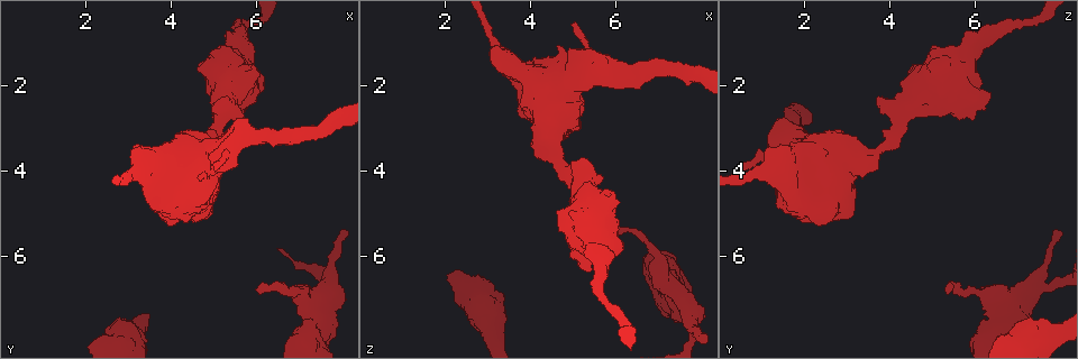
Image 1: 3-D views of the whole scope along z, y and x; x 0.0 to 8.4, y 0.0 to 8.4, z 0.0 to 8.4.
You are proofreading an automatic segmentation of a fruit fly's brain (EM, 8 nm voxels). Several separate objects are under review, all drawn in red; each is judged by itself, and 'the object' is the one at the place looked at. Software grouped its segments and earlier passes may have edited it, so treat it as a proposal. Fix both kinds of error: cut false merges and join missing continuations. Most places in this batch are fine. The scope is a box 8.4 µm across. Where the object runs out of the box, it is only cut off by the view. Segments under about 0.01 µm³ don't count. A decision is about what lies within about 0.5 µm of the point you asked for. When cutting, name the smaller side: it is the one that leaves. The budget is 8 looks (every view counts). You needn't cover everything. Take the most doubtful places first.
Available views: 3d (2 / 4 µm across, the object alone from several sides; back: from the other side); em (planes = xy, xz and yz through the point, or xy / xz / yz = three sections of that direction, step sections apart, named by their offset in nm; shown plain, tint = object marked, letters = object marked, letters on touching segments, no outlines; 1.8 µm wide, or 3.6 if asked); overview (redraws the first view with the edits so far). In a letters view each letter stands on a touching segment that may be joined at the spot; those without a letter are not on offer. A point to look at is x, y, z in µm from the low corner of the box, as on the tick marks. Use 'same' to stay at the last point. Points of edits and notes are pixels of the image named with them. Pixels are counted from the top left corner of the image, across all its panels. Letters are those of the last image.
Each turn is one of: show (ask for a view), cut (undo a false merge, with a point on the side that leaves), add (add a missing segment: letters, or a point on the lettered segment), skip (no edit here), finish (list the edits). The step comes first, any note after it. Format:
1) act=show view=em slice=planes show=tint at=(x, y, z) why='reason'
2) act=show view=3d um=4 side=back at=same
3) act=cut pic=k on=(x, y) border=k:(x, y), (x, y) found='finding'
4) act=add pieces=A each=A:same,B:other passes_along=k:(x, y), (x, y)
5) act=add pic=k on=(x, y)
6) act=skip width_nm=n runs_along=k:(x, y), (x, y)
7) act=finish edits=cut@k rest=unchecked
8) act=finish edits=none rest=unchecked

act=show view=3d um=2 at=(6.10, 6.90, 5.35) why='an open end'

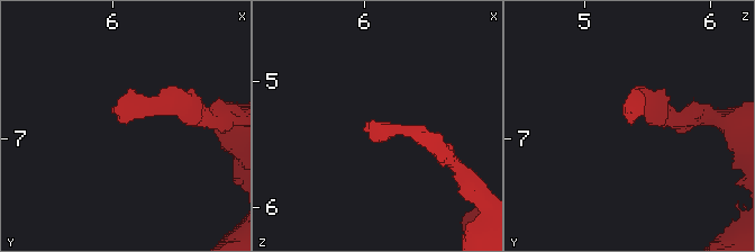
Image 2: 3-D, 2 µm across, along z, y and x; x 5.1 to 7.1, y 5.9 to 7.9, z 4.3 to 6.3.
act=show view=em slice=yz step=8 show=letters at=(6.06, 6.90, 5.34)

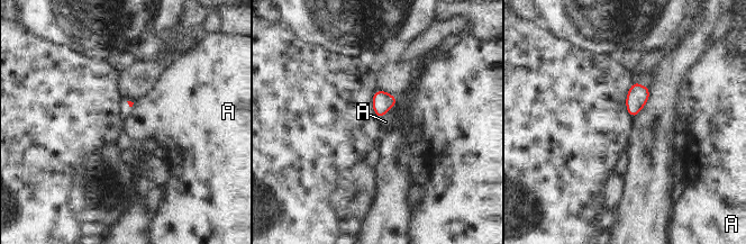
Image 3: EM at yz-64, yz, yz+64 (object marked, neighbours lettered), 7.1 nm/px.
act=show view=em slice=planes show=letters at=same why='cut it another way'

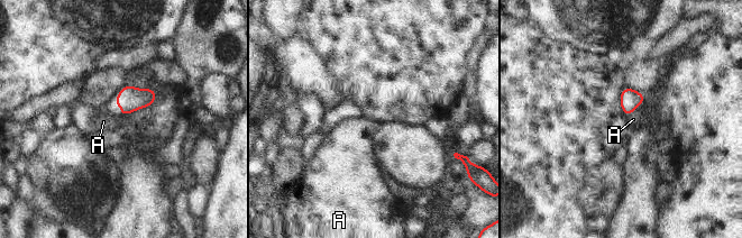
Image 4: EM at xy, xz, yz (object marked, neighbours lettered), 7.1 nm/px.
act=skip longest_contact=A:200nm each=A:other found='no lettered segment goes on from it'

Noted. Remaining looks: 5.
act=show view=em um=3.6 slice=planes show=letters at=(5.40, 1.50, 5.35) why='abrupt turn'

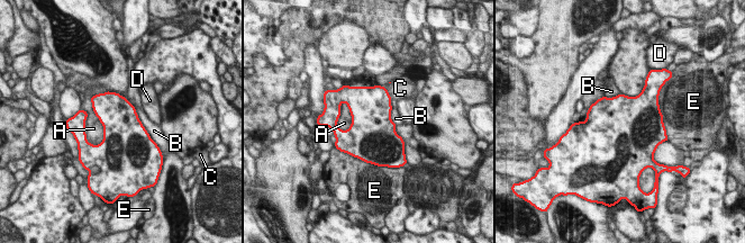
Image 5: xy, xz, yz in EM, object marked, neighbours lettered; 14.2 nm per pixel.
act=skip longest_contact=B:800nm each=A:other,B:other,C:other,D:other,E:other border=5:(89, 100), (102, 125), (97, 145) found='all the same neuron'

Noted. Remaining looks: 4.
act=show view=em um=3.6 slice=planes show=letters at=(4.75, 3.70, 2.00) why='calibre changes'

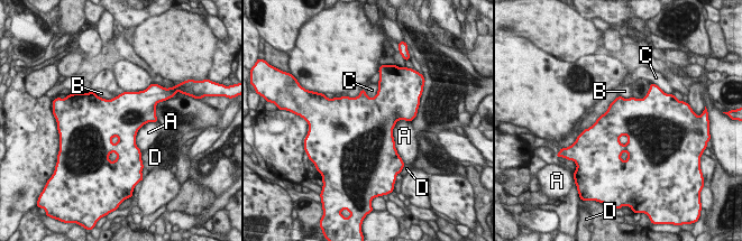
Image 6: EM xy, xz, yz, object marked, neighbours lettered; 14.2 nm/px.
act=skip longest_contact=C:750nm each=A:other,B:other,C:other,D:other border=6:(619, 95), (582, 132) found='continuous, no second neuron'

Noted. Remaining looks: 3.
act=finish edits=none rest=unchecked

